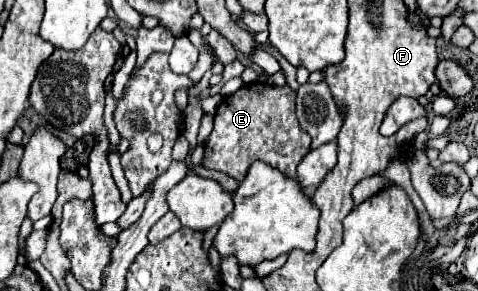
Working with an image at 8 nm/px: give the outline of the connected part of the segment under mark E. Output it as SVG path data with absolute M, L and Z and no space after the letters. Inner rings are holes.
M263 82L247 84L237 94L223 98L215 112L215 126L205 142L203 168L225 172L227 176L241 182L247 168L255 160L277 168L289 178L295 178L297 164L309 152L311 138L301 130L295 118L295 92L285 86L269 86Z

